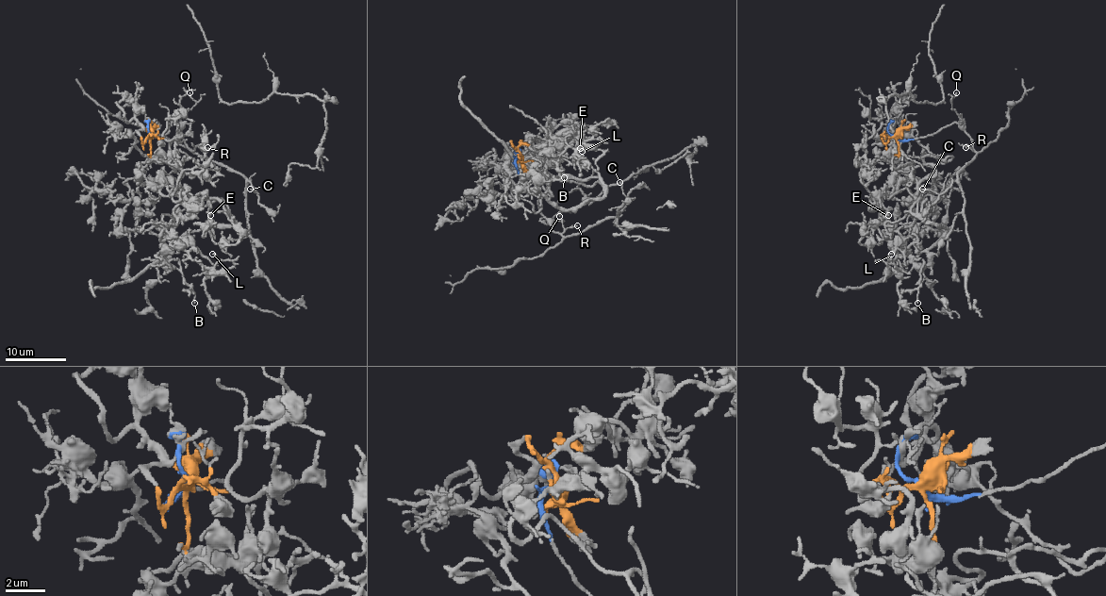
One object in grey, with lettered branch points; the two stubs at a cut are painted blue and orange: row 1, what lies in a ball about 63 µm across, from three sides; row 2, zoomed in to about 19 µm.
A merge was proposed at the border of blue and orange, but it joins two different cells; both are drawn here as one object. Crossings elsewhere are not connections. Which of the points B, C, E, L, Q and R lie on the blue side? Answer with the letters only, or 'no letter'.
C, Q, R

